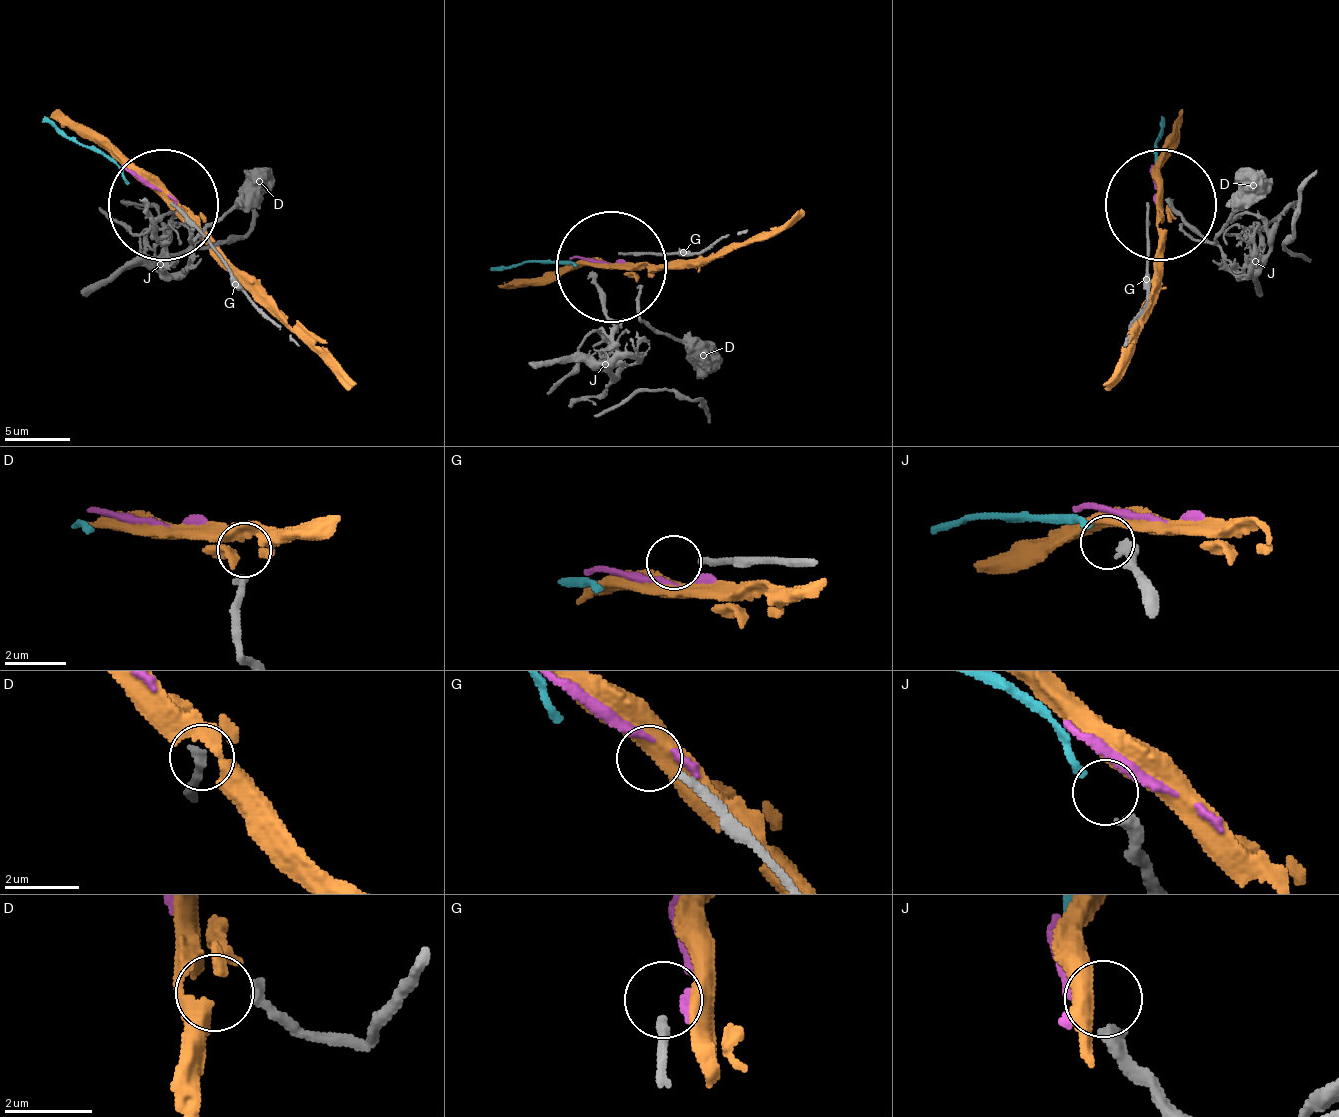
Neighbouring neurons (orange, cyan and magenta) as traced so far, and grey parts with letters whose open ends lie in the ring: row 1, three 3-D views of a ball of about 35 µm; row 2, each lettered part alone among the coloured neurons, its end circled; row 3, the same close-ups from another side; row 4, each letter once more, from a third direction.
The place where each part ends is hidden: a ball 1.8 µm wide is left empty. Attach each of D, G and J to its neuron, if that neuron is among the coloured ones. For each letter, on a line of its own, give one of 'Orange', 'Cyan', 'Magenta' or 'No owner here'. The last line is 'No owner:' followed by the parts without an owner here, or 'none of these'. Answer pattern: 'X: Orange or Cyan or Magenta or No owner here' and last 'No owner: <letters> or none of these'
D: Orange
G: No owner here
J: Cyan
No owner: G

